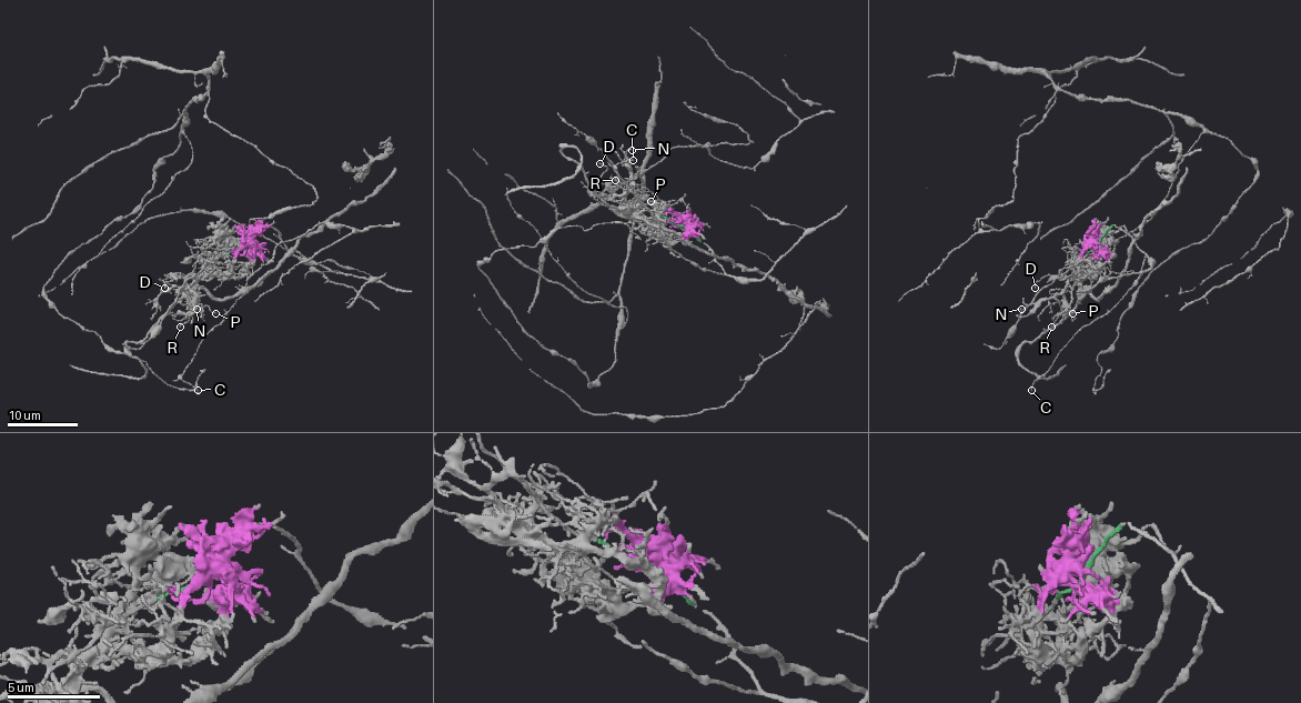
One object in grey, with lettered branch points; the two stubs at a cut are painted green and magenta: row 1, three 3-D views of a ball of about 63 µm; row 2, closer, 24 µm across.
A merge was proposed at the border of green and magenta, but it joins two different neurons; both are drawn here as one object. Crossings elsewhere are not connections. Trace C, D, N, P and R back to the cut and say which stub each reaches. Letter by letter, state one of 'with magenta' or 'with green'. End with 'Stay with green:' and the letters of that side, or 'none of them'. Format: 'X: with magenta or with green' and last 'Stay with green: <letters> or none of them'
C: with green
D: with magenta
N: with magenta
P: with magenta
R: with magenta
Stay with green: C

